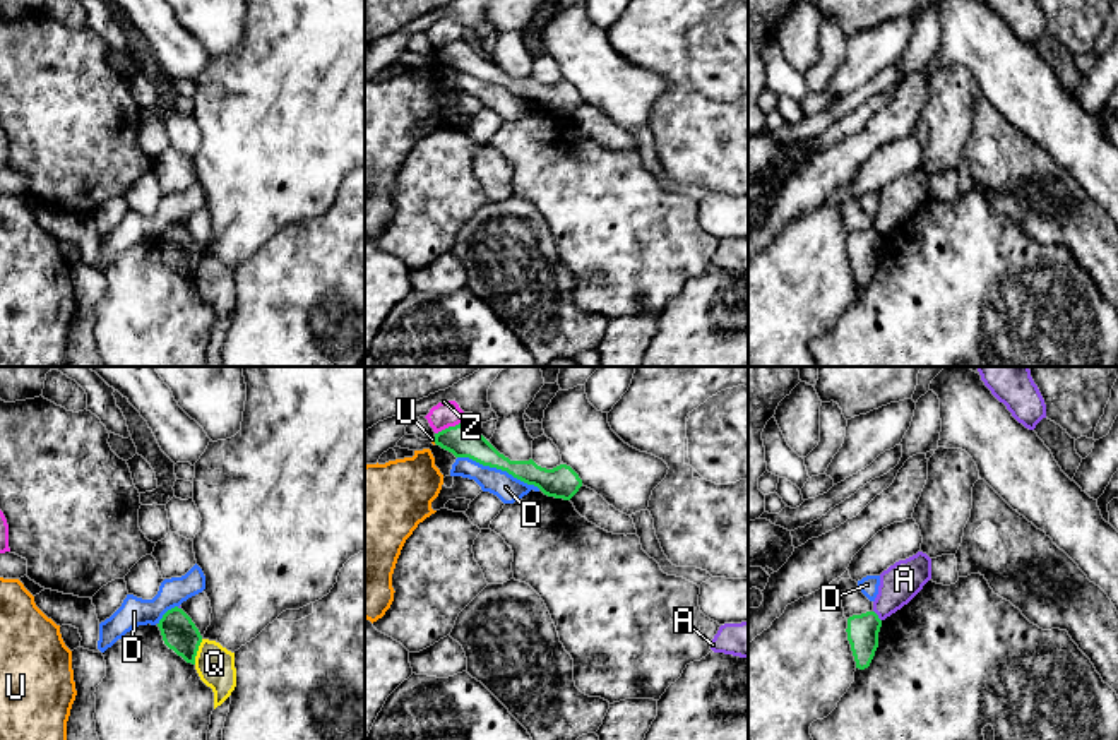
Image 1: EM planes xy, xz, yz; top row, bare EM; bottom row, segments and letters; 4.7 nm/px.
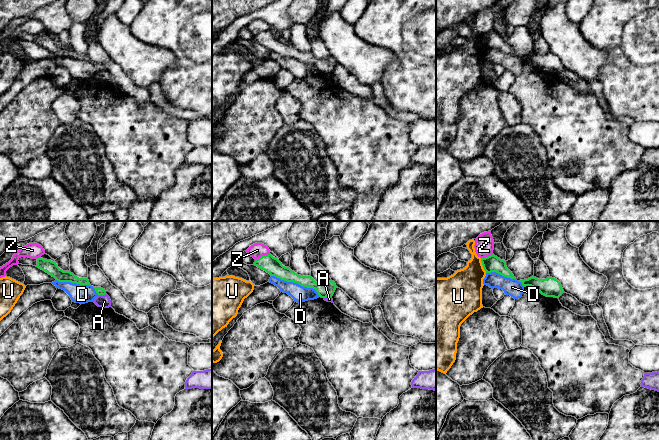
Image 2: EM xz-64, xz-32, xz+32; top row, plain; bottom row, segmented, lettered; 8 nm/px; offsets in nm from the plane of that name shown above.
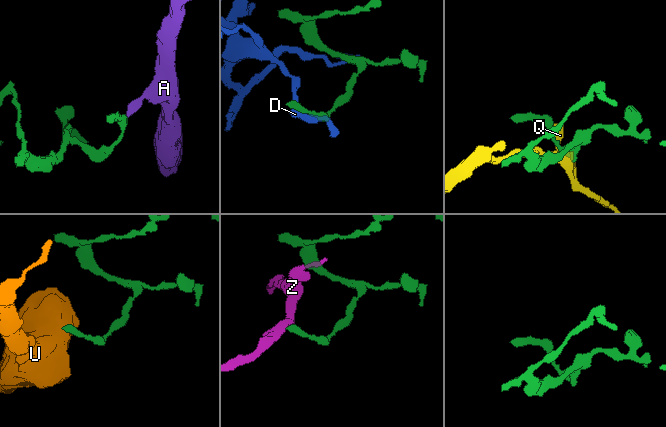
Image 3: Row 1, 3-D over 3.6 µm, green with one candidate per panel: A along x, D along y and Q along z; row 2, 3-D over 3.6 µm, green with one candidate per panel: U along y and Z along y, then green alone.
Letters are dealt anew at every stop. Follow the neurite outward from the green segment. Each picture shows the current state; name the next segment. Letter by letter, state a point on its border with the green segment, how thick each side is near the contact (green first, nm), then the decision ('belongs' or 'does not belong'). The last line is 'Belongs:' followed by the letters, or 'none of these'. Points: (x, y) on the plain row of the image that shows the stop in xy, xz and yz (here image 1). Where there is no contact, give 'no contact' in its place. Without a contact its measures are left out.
A: meets green in yz at (877, 232); 150 nm thick on the green side, 180 nm on the other; does not belong
D: meets green in xz at (499, 84); 150 nm thick on the green side, 120 nm on the other; does not belong
Q: meets green in xy at (197, 266); 160 nm thick on the green side, 180 nm on the other; does not belong
U: meets green in xz at (435, 57); 150 nm thick on the green side, 20 nm on the other; does not belong
Z: meets green in xz at (449, 43); 150 nm thick on the green side, 120 nm on the other; does not belong
Belongs: none of these

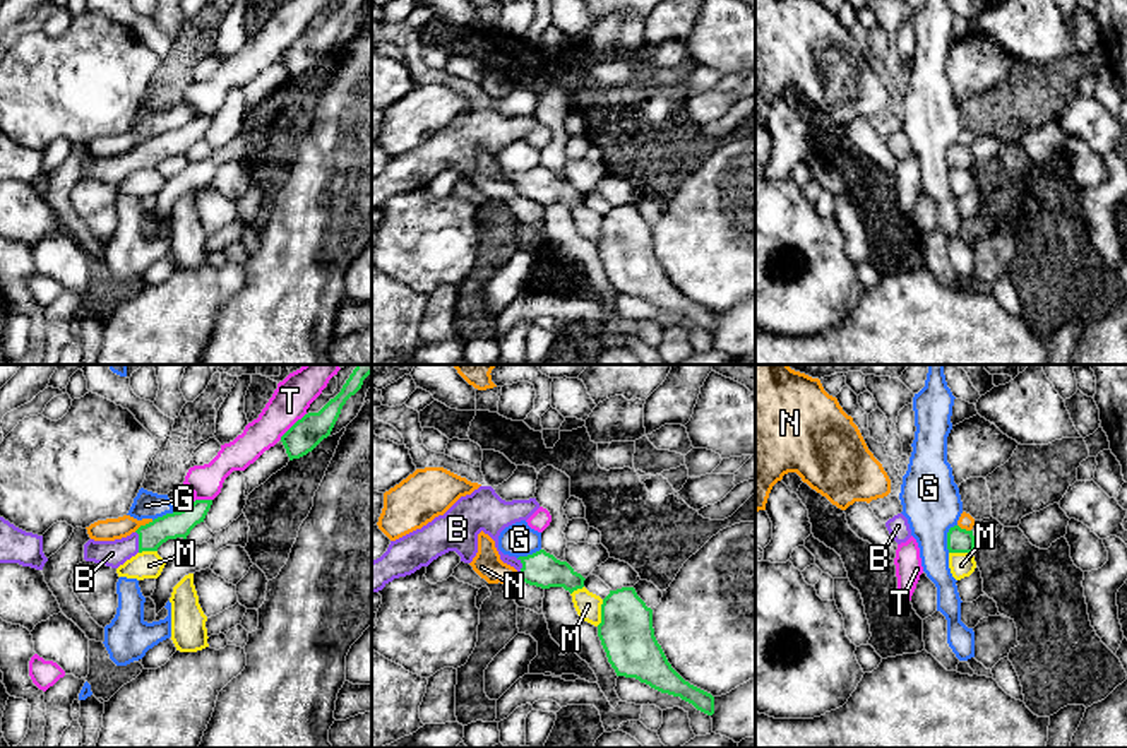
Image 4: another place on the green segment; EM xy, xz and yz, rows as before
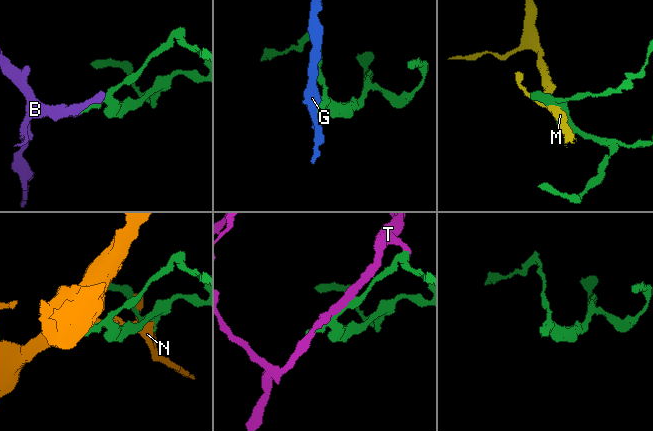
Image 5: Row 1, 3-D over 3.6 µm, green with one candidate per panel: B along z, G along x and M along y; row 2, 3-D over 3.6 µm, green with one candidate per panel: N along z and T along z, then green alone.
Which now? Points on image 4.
B: meets green in xy at (139, 158); 130 nm thick on the green side, 130 nm on the other; belongs
G: meets green in yz at (948, 154); 110 nm thick on the green side, 280 nm on the other; does not belong
M: meets green in xz at (602, 230); 260 nm thick on the green side, 120 nm on the other; does not belong
N: meets green in xy at (143, 142); 130 nm thick on the green side, 110 nm on the other; does not belong
T: meets green in xy at (292, 43); 150 nm thick on the green side, 180 nm on the other; does not belong
Belongs: B

